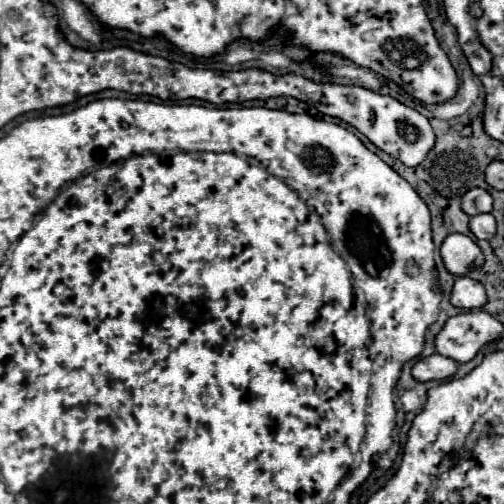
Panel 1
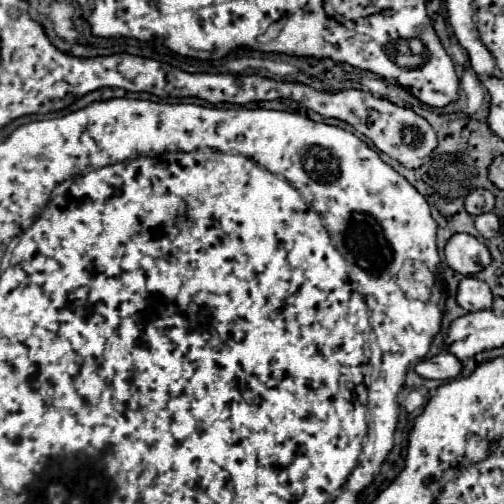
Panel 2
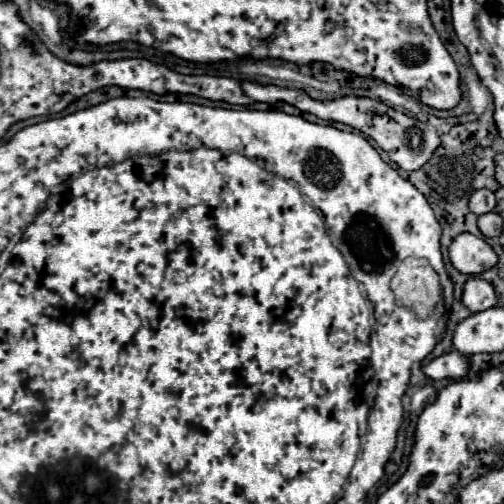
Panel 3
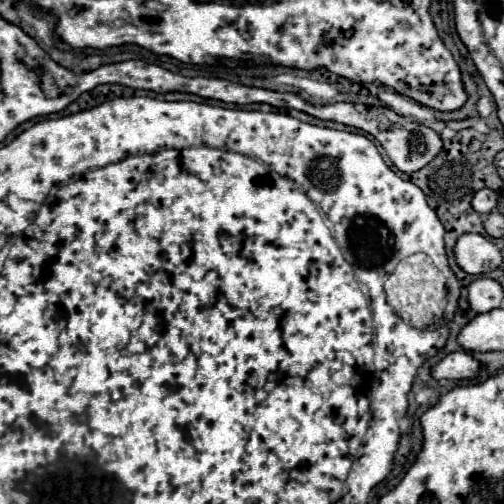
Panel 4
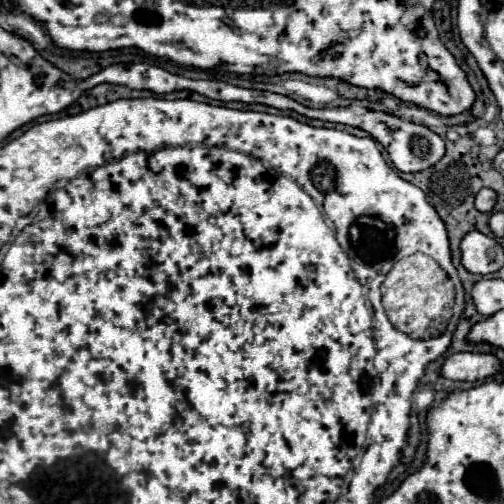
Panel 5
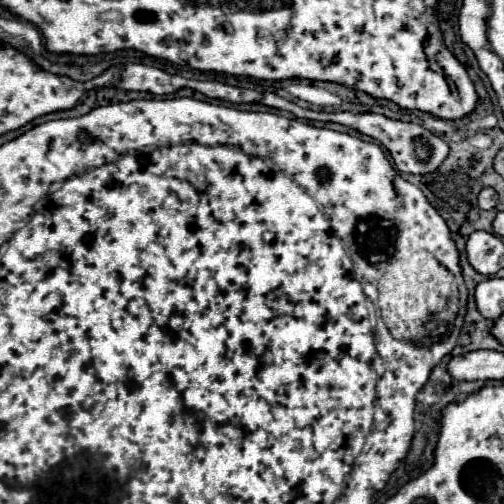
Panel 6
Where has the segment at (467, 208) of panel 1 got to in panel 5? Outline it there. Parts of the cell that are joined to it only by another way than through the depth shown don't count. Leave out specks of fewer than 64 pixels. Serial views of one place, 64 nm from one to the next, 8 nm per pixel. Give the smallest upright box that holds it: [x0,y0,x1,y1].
[476,188,496,212]

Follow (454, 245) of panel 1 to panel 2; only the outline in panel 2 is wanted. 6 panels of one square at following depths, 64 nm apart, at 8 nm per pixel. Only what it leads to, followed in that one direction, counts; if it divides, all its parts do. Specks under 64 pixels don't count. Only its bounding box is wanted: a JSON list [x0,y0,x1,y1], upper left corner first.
[444,234,490,276]

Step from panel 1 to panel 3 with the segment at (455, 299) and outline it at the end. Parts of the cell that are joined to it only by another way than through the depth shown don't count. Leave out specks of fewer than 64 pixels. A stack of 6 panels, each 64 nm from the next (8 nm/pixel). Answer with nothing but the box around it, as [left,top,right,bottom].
[462,278,498,312]

